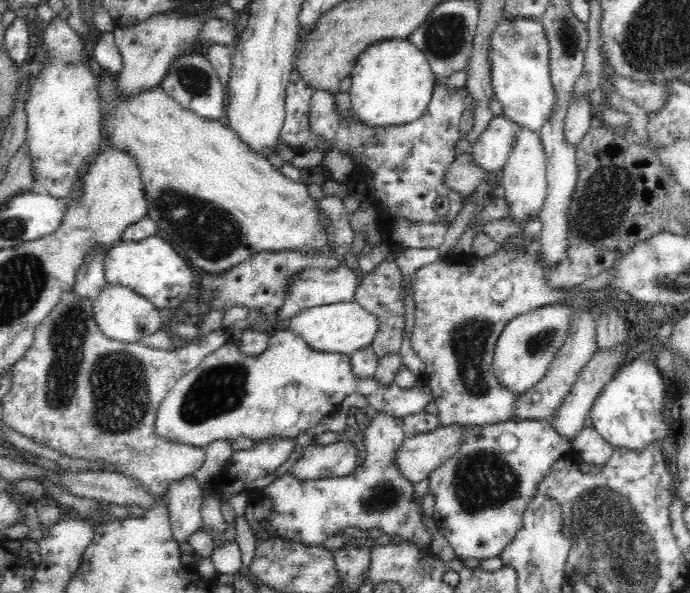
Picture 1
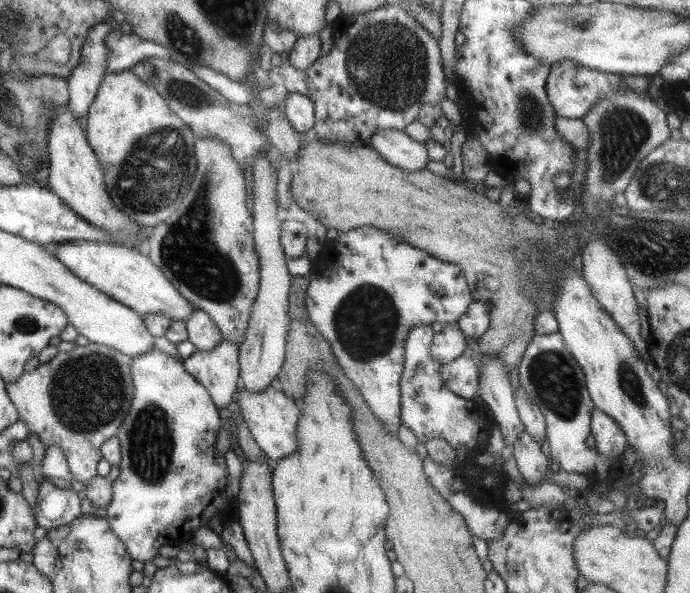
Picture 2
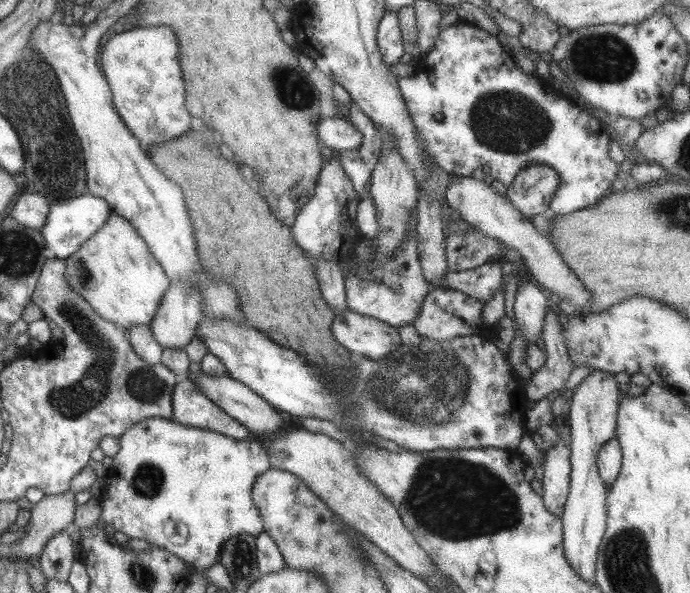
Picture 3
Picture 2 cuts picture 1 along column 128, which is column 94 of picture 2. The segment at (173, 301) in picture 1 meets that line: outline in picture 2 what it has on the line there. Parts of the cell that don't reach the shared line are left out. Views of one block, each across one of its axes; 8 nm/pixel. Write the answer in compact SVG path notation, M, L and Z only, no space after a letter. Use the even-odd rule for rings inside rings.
M67 240L51 248L52 253L68 271L79 280L91 284L96 290L107 294L112 300L126 305L142 316L162 313L173 321L184 321L194 306L173 287L152 260L132 246L87 240Z

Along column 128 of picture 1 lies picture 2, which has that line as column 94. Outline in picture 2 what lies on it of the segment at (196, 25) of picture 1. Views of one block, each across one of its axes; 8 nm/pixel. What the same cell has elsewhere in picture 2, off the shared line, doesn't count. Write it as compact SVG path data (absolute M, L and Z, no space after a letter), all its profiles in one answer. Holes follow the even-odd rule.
M107 23L96 24L90 28L82 45L82 60L68 78L69 107L75 119L84 120L94 97L97 95L102 79L106 74L106 59L109 48L106 38L113 31Z

